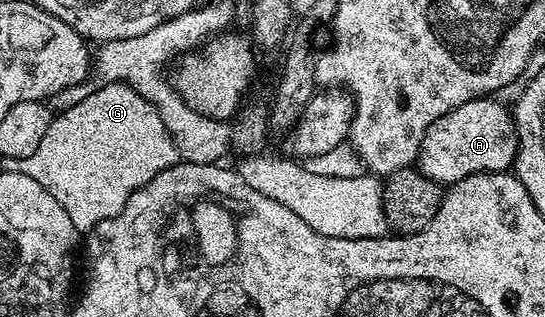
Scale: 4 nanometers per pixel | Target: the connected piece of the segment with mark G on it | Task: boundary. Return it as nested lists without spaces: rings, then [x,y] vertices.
[[[120,82],[99,89],[66,112],[54,114],[43,141],[39,141],[35,153],[20,164],[19,170],[27,173],[27,177],[35,177],[35,181],[39,181],[39,185],[43,185],[43,189],[63,205],[78,233],[89,233],[103,221],[118,215],[123,205],[127,205],[131,193],[178,161],[175,141],[164,128],[159,113],[135,89]]]

